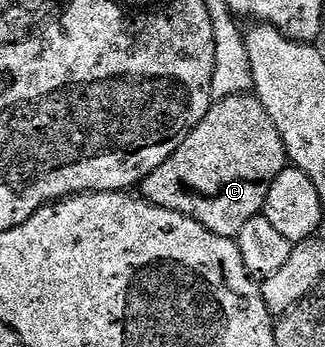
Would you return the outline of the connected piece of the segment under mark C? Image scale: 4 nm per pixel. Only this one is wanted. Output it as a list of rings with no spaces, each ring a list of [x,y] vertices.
[[[256,96],[223,97],[214,100],[207,115],[203,115],[201,122],[181,140],[177,150],[166,161],[159,163],[151,175],[141,180],[139,193],[152,205],[195,219],[215,235],[236,238],[243,223],[264,210],[271,183],[286,167],[287,154],[283,139]]]

